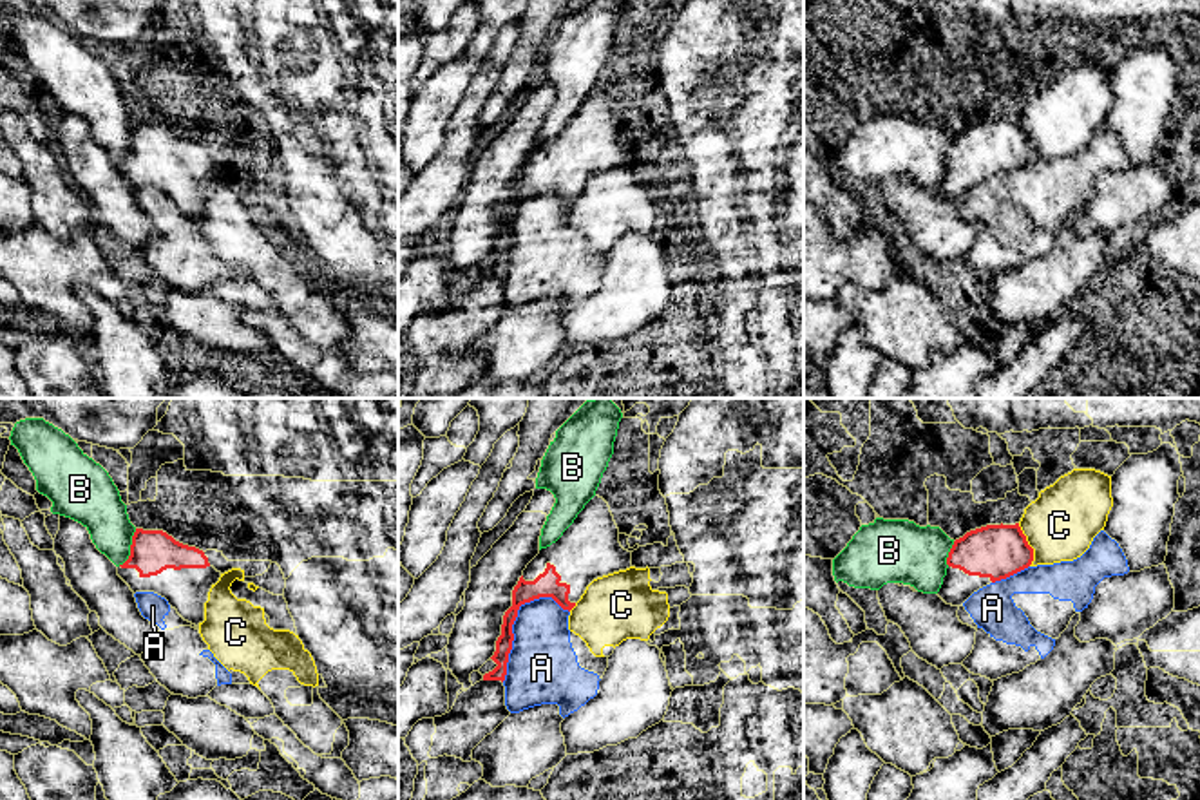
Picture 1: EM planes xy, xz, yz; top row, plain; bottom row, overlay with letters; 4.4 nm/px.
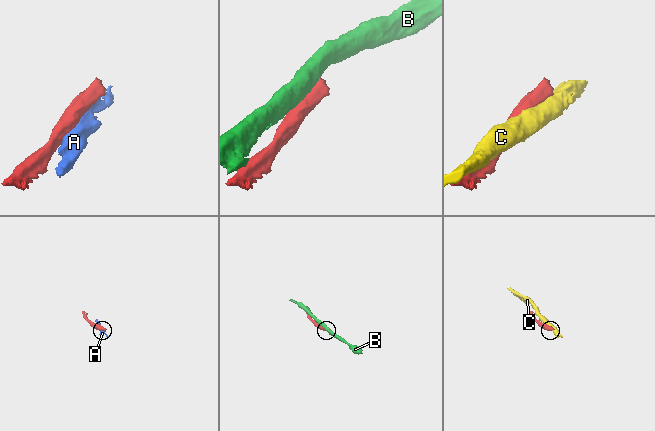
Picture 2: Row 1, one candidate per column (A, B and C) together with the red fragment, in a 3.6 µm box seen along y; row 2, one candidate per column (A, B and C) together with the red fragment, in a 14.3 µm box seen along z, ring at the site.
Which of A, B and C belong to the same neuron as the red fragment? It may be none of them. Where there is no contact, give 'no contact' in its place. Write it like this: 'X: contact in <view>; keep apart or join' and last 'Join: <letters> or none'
A: contact in xz; keep apart
B: contact in xy; keep apart
C: contact in yz; keep apart
Join: none

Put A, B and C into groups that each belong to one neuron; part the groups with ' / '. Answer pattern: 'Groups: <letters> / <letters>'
Groups: A / B / C

